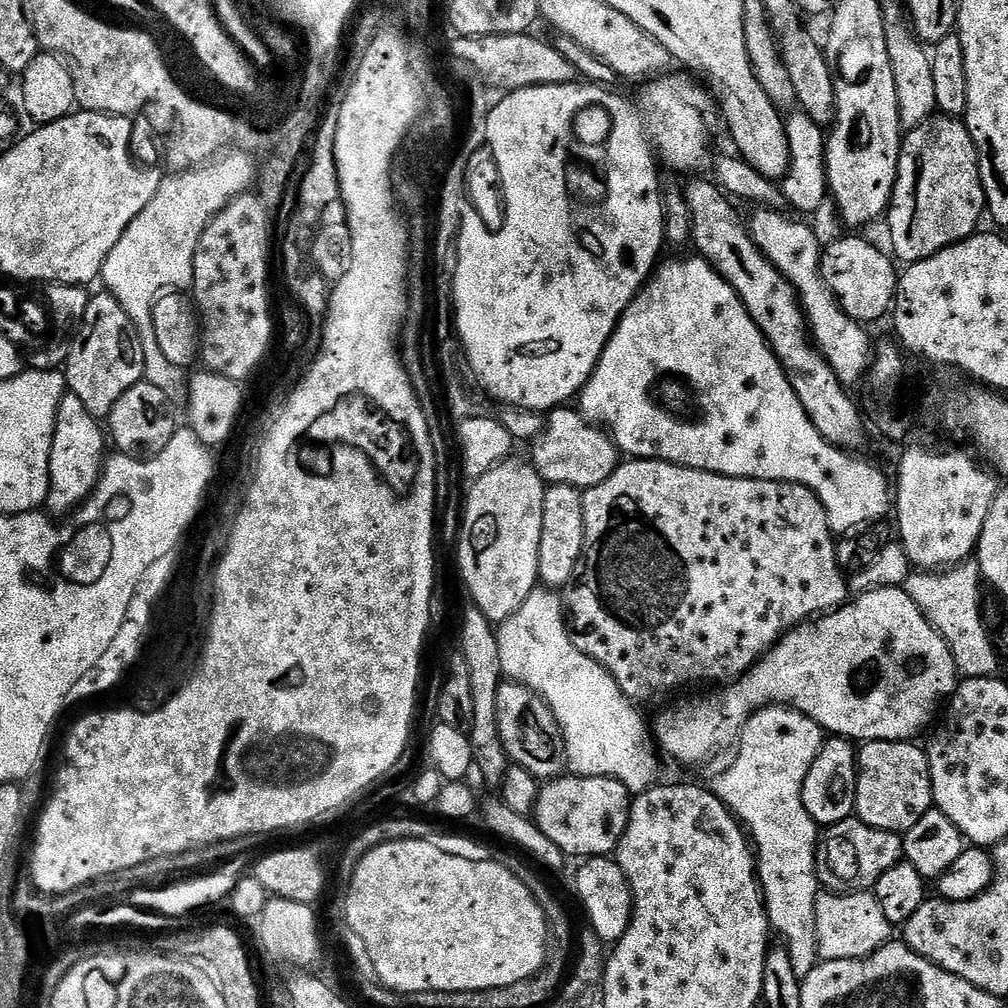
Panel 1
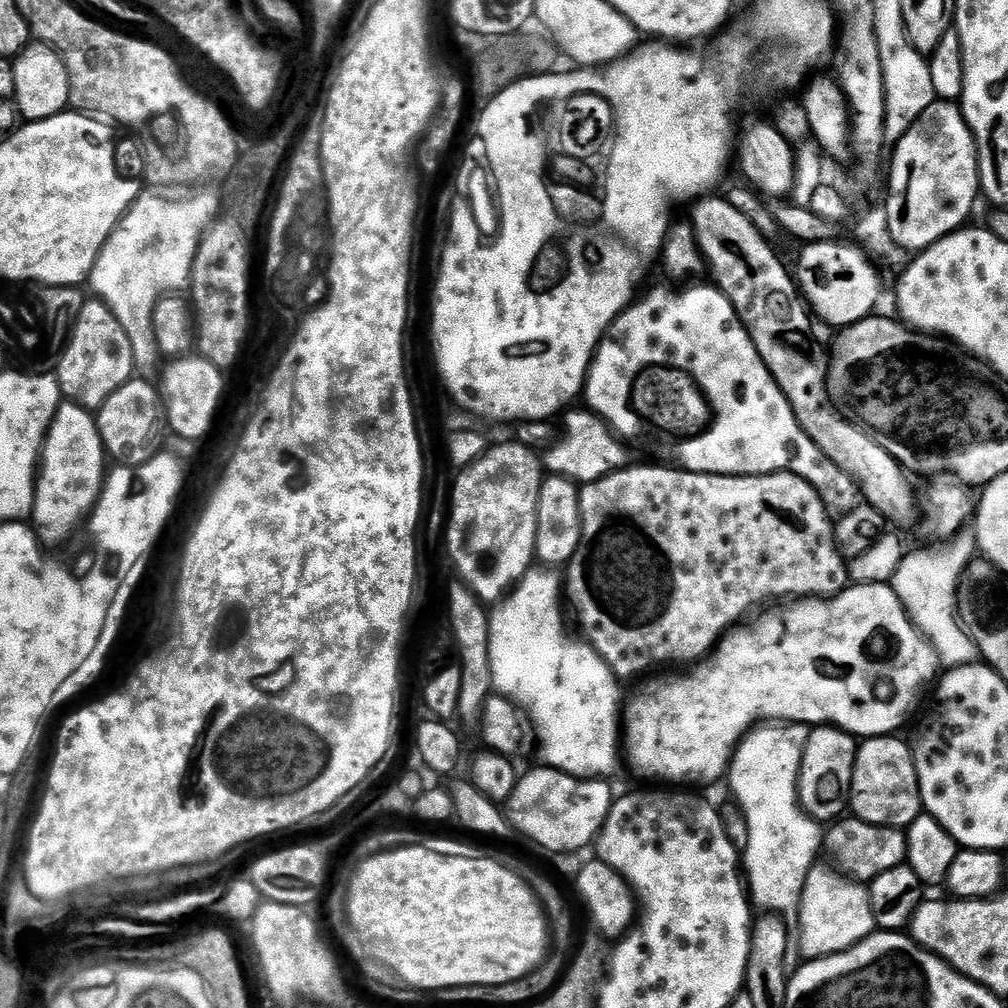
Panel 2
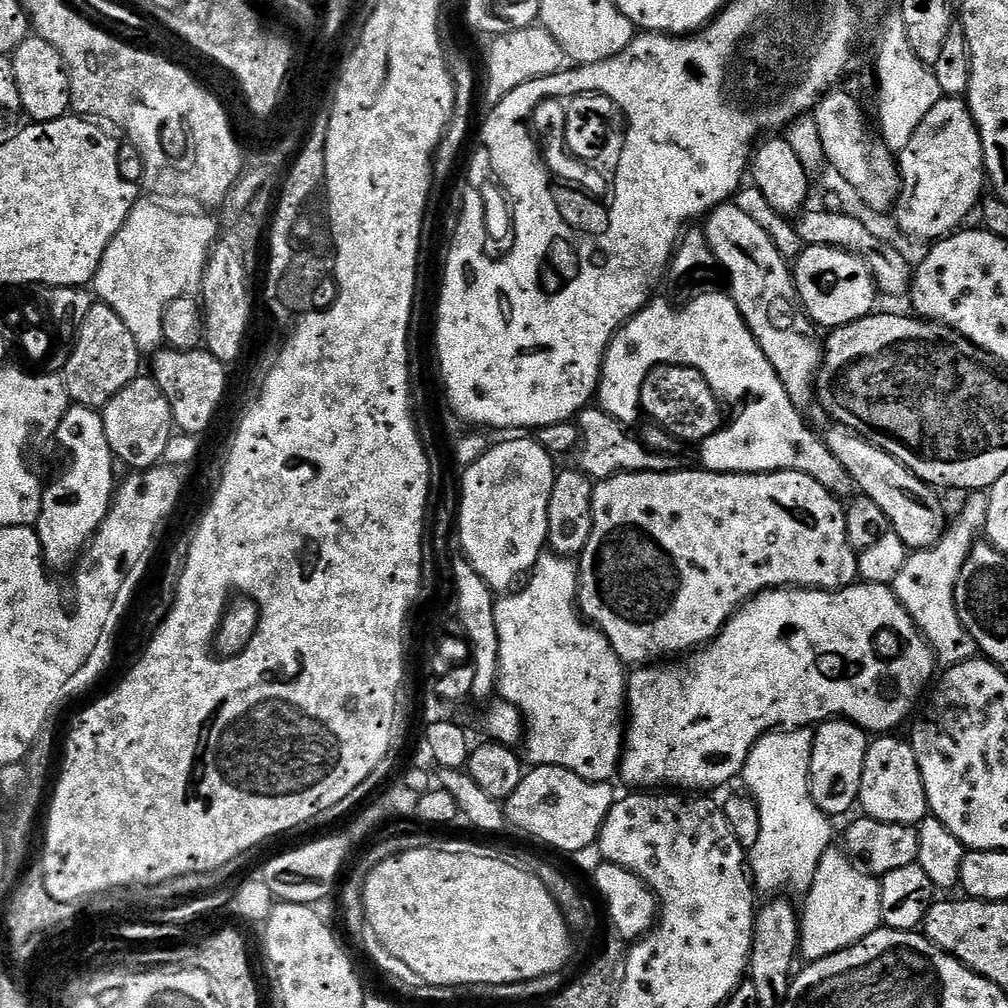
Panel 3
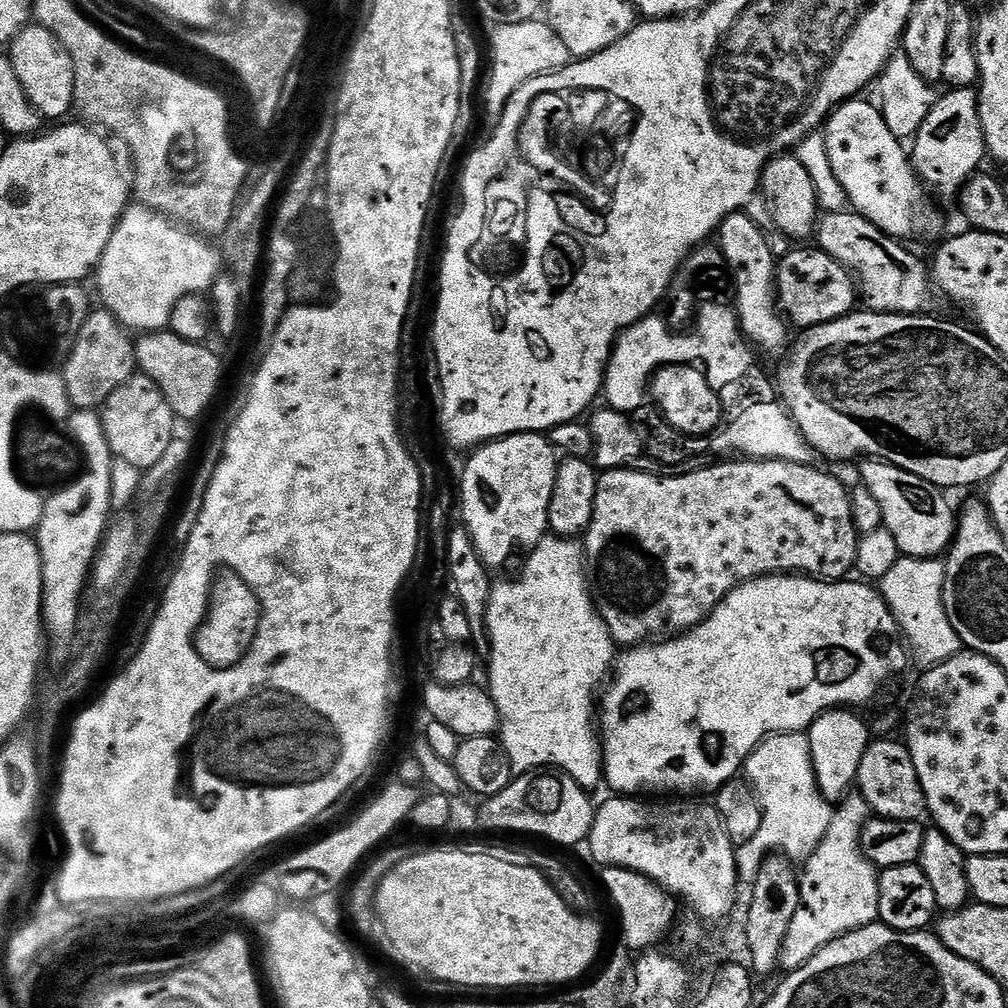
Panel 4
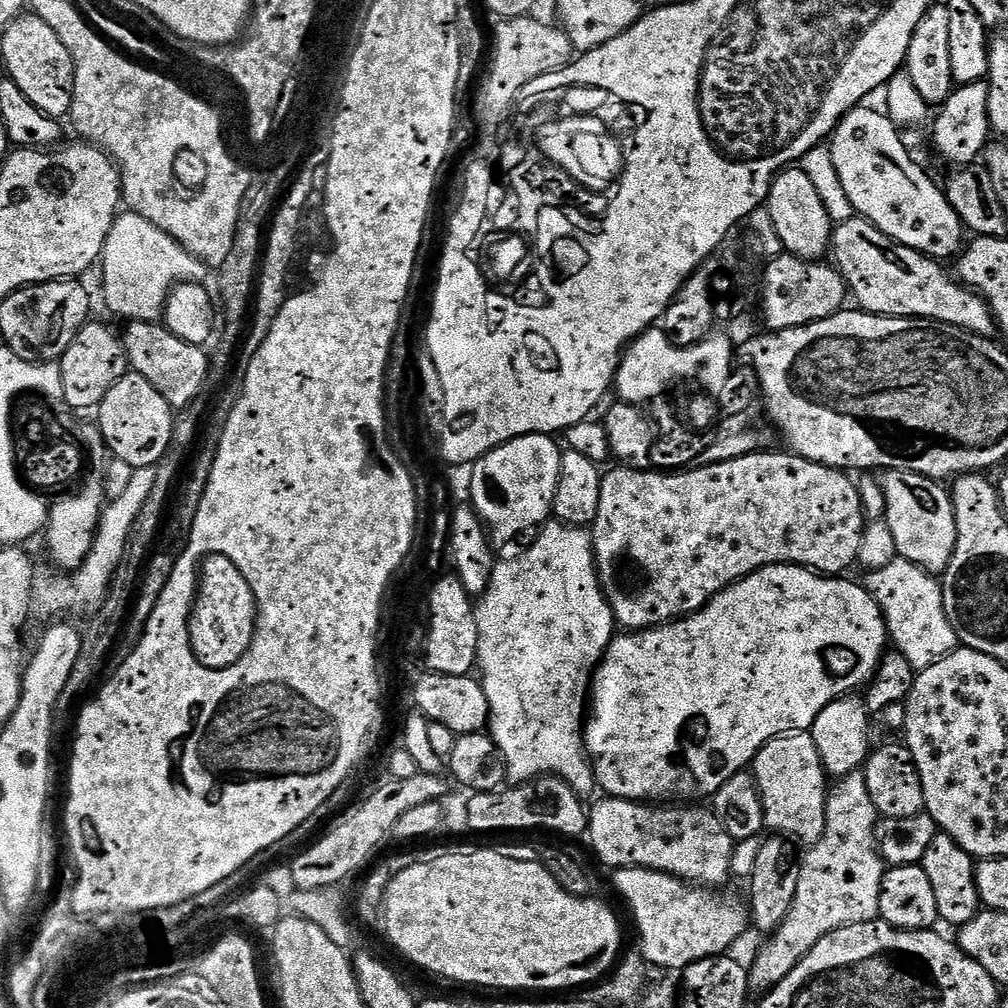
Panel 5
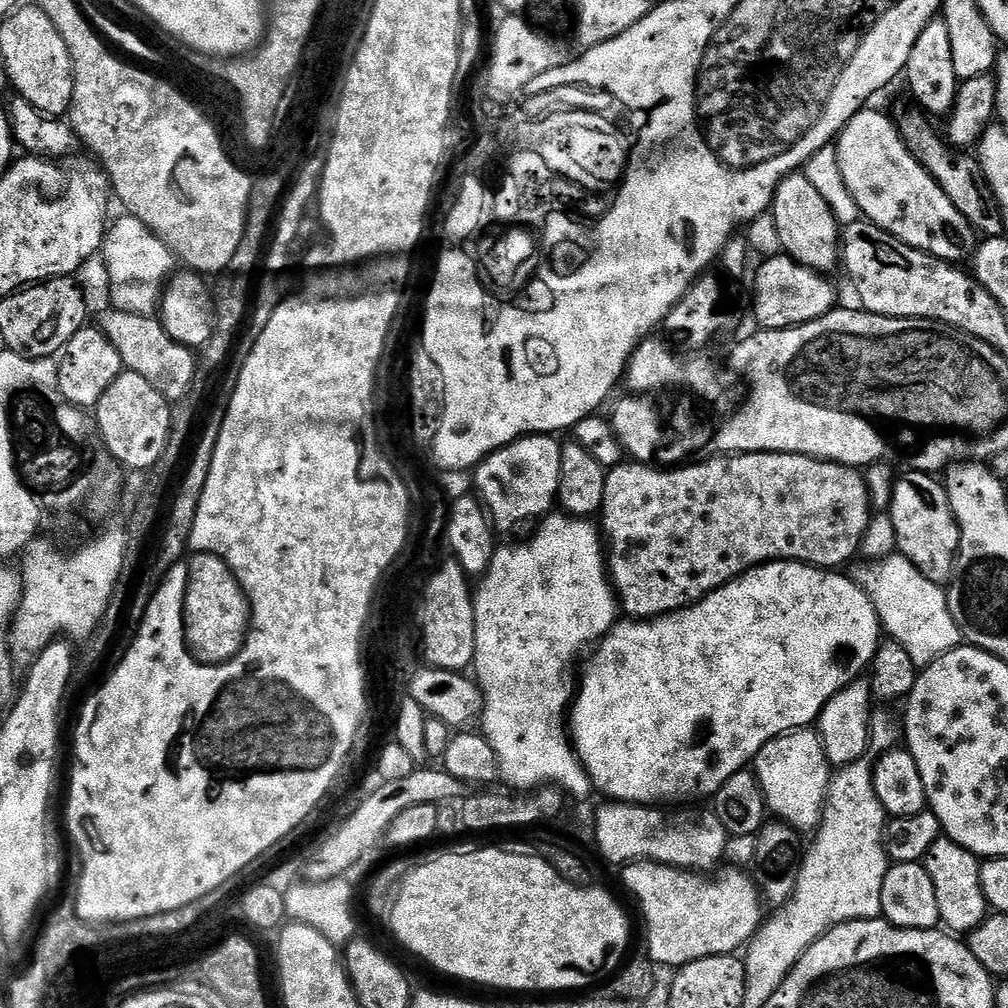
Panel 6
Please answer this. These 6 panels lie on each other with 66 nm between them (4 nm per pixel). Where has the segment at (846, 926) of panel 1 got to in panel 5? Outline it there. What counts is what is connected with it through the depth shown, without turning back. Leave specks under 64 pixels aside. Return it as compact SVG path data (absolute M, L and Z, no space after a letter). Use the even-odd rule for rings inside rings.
M863 771L852 772L849 776L841 776L835 781L828 793L826 806L826 826L822 830L822 838L811 845L808 852L803 853L799 861L798 890L794 890L794 902L790 906L785 920L777 926L775 932L764 940L756 961L748 968L748 987L753 993L767 994L776 987L826 934L839 928L854 926L855 923L870 923L880 919L880 891L886 865L876 851L876 822L878 813L874 806L874 798L870 798L870 790L866 790L866 778Z

